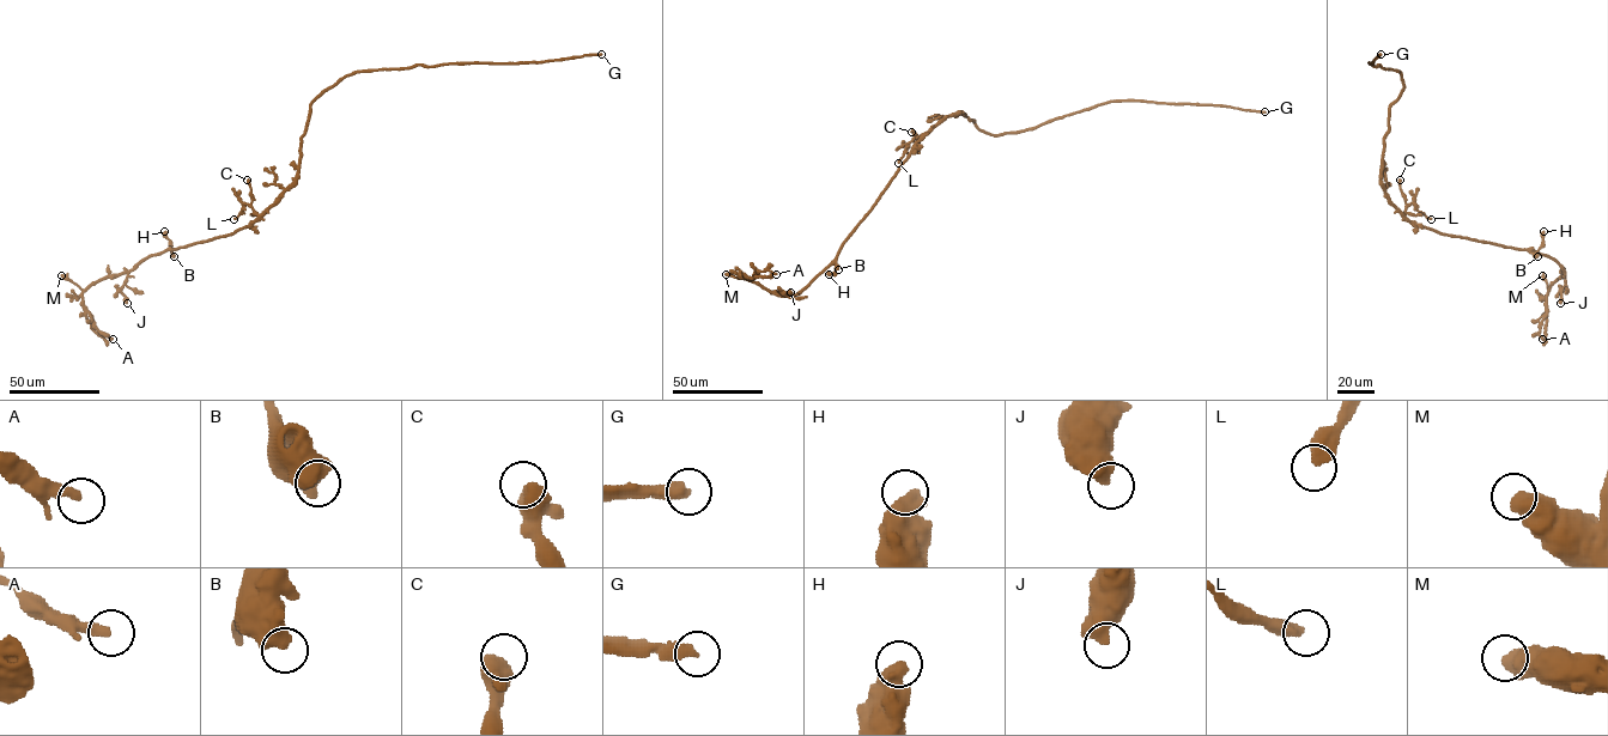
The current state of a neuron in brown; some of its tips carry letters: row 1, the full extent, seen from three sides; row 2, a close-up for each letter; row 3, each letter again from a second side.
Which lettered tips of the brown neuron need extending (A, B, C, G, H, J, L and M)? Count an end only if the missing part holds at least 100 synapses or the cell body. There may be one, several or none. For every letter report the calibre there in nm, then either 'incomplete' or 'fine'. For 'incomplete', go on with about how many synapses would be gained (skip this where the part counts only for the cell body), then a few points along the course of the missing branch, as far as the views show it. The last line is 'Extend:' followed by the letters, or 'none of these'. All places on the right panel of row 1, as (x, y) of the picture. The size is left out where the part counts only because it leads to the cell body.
A: 340 nm | fine
B: 650 nm | fine
C: 480 nm | fine
G: 440 nm | incomplete | 1000 syn | (1381, 54), (1381, 50), (1365, 50), (1376, 50), (1389, 42), (1385, 56), (1390, 18)
H: 550 nm | fine
J: 550 nm | fine
L: 440 nm | fine
M: 600 nm | fine
Extend: G

